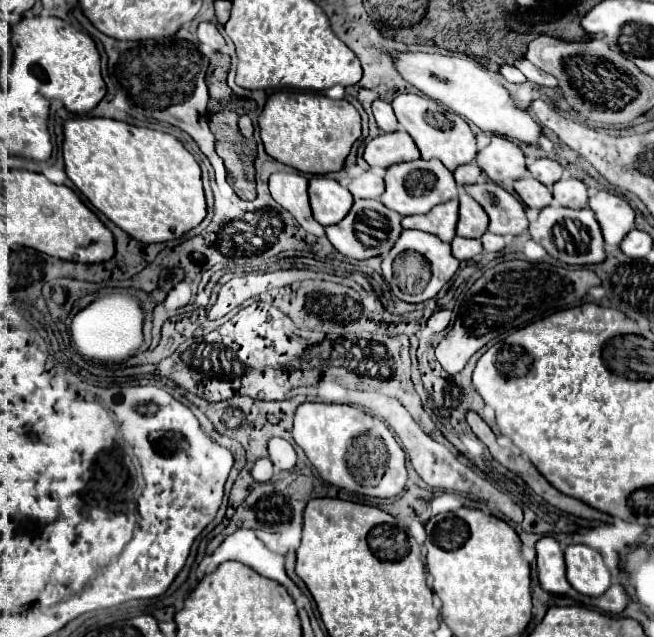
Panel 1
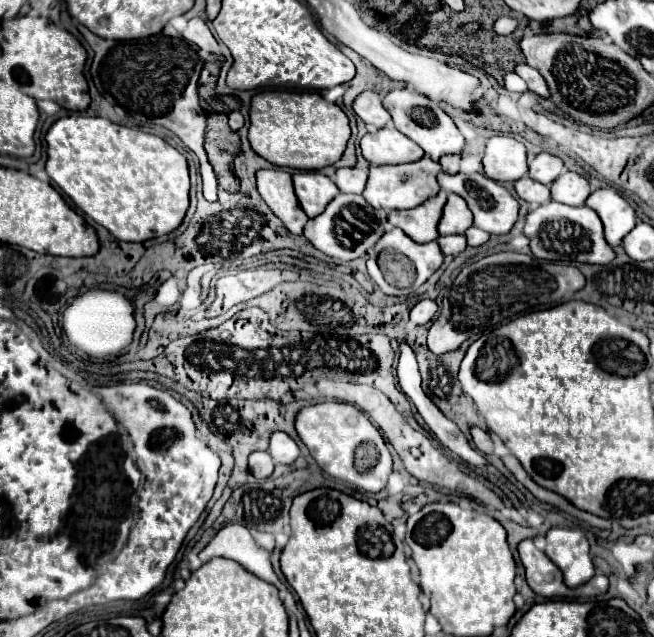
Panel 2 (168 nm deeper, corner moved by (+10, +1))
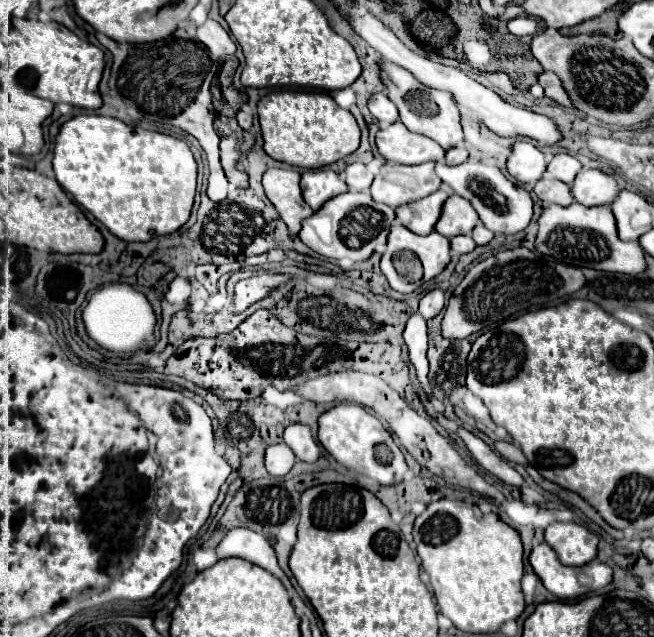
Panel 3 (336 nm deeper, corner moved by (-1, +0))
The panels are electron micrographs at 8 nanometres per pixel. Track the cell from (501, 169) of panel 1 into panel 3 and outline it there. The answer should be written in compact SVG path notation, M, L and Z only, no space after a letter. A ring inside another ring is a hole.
M516 141L508 159L508 173L522 183L536 183L538 179L542 179L544 171L544 153L528 141Z

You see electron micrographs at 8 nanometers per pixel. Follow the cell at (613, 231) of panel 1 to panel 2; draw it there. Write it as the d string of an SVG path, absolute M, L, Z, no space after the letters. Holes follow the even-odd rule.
M615 188L595 190L587 198L587 206L597 212L605 228L605 240L611 246L621 244L623 236L635 226L635 210Z

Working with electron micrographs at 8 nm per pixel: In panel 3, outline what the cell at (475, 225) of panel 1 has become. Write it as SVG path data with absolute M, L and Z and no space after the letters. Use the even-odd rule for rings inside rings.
M450 195L442 205L440 221L436 223L434 231L446 239L452 239L456 235L468 235L478 221L478 213L472 209L472 205L468 205L466 199L460 195Z

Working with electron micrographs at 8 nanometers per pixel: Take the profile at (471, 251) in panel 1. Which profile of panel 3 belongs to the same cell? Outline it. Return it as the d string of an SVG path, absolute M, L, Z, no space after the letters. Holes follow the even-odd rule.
M458 235L458 237L452 237L452 239L450 239L450 245L452 245L452 251L456 251L458 255L470 253L470 251L476 247L476 243L474 243L474 239L472 239L470 235Z

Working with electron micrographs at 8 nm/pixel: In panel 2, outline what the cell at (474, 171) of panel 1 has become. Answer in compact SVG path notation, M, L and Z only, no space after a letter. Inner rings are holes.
M457 154L443 156L443 158L439 160L439 164L441 164L443 172L447 172L447 174L457 174L457 172L459 172L459 156L457 156Z

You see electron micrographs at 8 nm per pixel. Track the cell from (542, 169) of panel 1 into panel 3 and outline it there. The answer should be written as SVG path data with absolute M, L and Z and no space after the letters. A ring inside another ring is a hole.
M558 153L558 155L548 163L546 173L548 173L550 177L554 177L554 179L560 179L560 181L572 185L574 177L578 175L580 169L582 169L582 165L580 165L580 161L578 161L576 157L572 157L572 155L568 155L568 153Z

